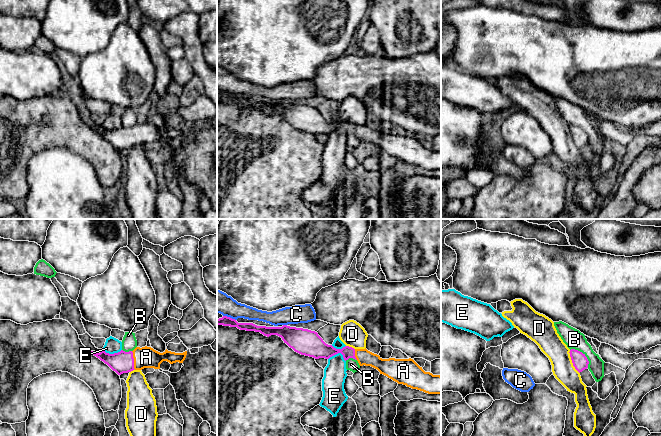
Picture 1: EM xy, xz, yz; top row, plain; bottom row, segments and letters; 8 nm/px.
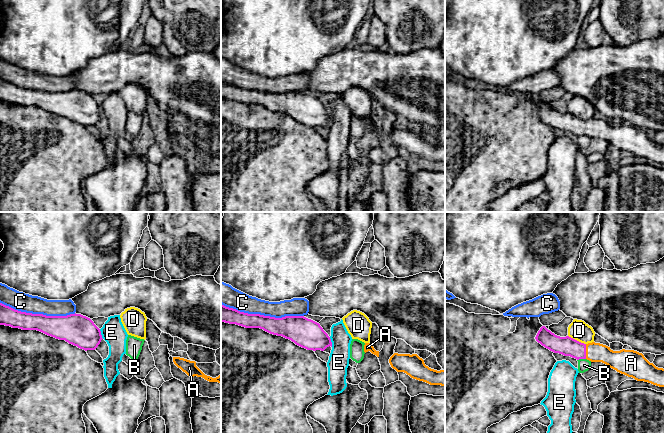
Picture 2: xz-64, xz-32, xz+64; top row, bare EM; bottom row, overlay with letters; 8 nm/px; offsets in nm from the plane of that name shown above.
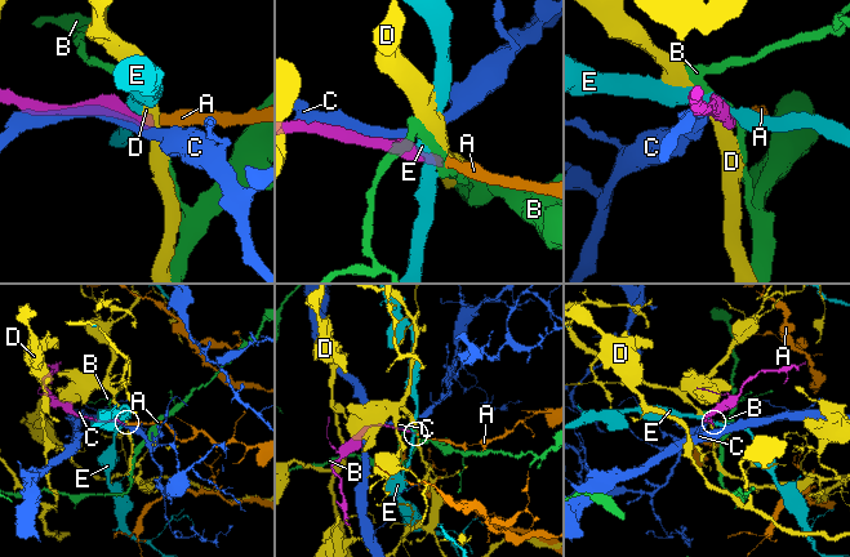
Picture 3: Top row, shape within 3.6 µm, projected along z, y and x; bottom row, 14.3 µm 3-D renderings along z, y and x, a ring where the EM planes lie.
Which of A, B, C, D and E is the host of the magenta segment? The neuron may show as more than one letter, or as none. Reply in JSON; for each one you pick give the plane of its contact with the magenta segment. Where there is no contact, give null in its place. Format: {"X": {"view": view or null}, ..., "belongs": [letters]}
{"A": {"view": "xy"}, "belongs": ["A"]}

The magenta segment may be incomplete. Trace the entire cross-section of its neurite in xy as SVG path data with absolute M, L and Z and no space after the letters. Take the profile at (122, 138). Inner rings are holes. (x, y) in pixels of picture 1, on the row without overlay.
M136 123L133 127L125 128L121 126L118 129L109 130L105 127L91 129L107 140L118 151L128 149L133 146L142 146L144 144L160 145L160 140L167 137L170 140L179 138L183 139L186 134L187 127L183 129L175 129L167 125L160 129L151 123Z

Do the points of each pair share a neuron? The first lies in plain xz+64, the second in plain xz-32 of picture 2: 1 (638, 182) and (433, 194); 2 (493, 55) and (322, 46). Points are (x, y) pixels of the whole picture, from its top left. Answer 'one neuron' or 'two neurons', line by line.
1: one neuron
2: one neuron

